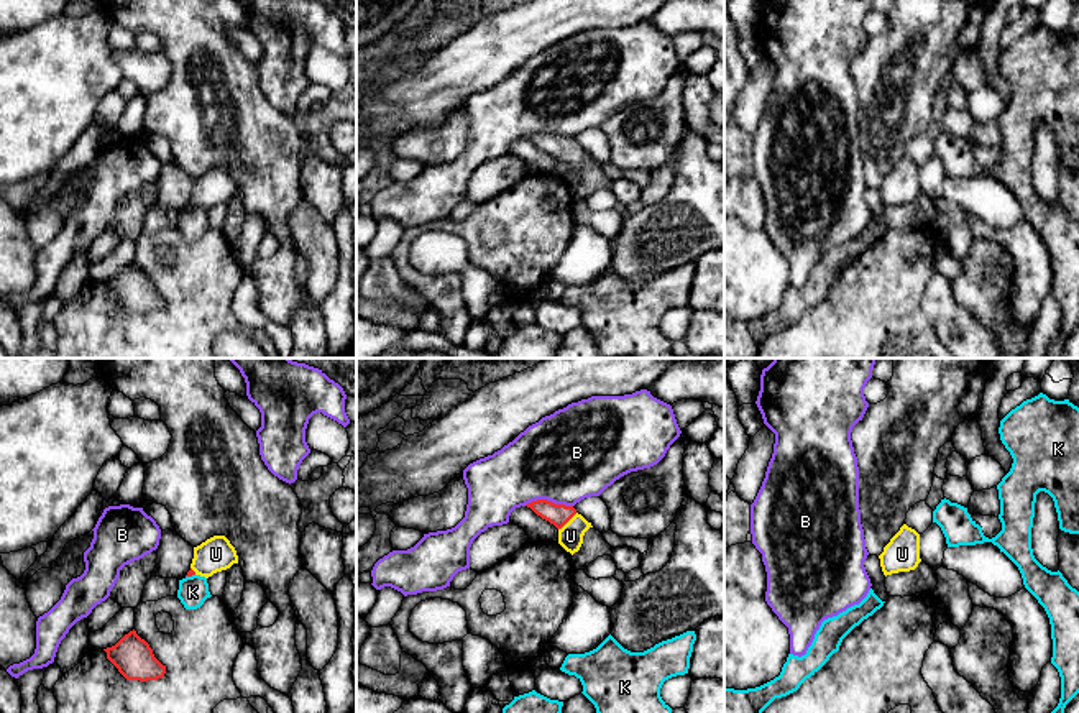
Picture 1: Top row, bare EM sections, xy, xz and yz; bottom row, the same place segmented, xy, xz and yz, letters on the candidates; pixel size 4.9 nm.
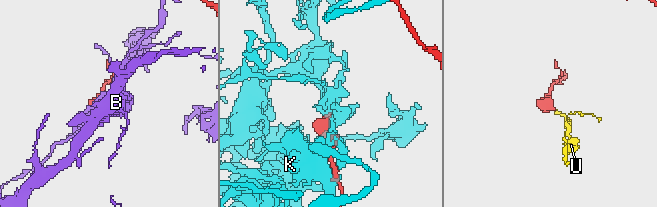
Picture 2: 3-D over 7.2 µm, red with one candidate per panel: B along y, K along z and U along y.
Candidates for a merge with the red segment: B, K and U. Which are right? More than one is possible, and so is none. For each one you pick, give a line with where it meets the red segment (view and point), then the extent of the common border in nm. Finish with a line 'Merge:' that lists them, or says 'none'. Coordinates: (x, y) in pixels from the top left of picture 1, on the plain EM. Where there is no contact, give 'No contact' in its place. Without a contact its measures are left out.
U: Touches red at xz (567, 153). Shared border 130 nm
Merge: U

